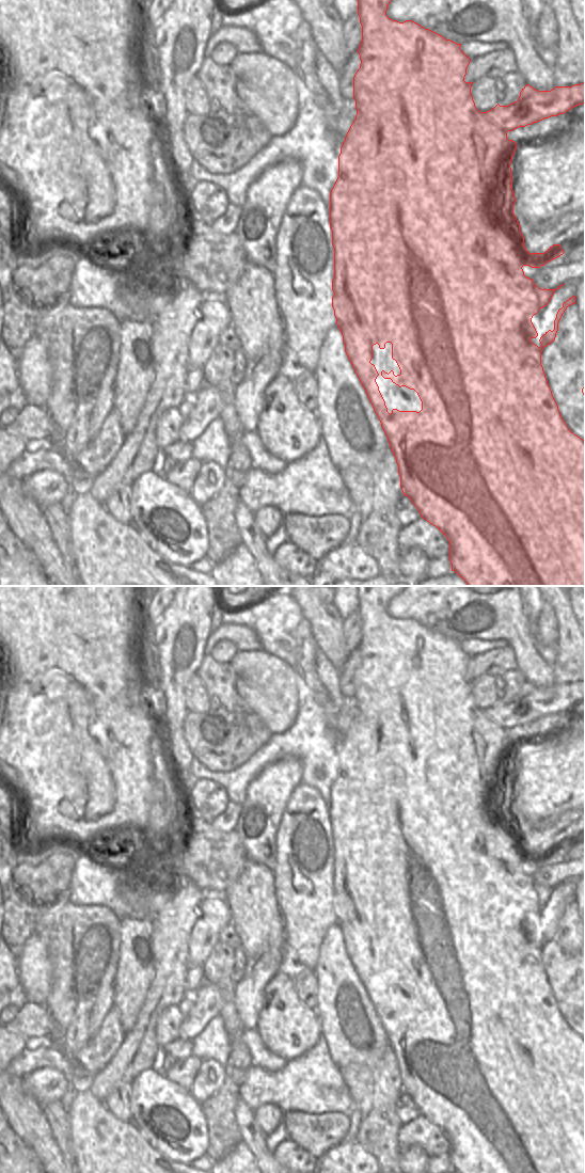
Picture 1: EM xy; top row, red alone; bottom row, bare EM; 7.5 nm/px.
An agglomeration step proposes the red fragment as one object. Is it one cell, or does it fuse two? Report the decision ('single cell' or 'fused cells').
fused cells

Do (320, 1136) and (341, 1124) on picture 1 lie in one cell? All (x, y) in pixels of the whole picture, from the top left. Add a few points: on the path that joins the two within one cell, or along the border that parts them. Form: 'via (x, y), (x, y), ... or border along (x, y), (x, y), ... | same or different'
via (326, 1136), (335, 1129) | same

